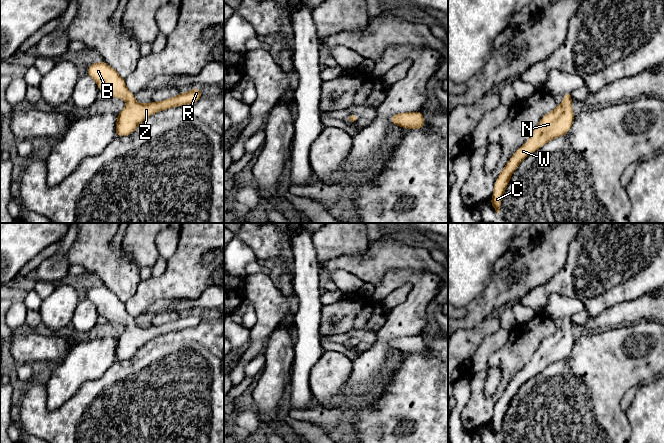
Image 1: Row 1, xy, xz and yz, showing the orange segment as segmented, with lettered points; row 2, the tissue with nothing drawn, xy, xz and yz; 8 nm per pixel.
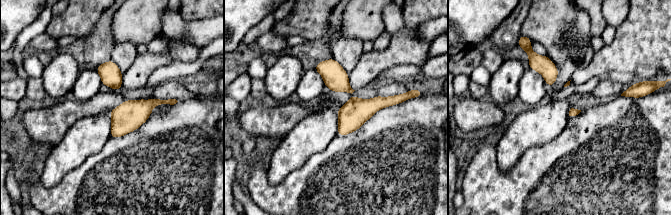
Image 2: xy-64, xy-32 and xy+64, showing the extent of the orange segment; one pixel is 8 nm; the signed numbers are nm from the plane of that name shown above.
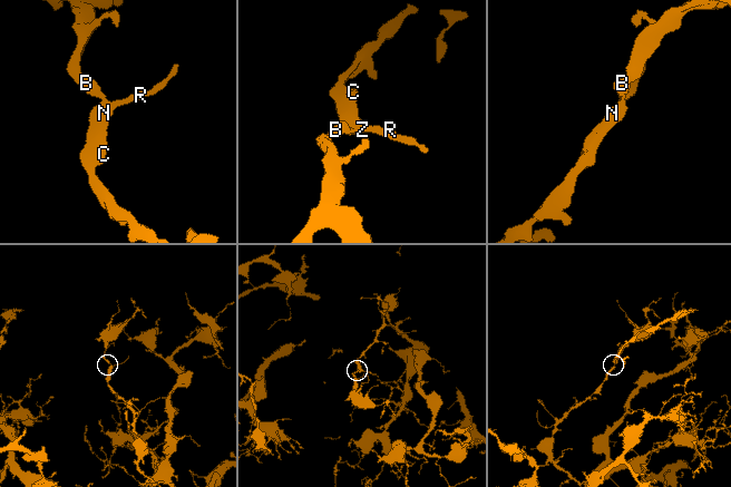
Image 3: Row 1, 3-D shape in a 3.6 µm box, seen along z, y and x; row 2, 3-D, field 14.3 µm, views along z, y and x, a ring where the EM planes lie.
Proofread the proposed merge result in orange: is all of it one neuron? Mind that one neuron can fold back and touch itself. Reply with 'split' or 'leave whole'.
leave whole

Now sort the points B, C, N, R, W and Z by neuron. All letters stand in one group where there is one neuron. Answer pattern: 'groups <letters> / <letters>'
groups B C N R W Z

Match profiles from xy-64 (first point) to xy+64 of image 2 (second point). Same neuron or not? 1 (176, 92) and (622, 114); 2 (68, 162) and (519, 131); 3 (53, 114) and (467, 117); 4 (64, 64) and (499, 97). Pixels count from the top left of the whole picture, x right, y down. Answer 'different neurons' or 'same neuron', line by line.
1: different neurons
2: same neuron
3: same neuron
4: same neuron

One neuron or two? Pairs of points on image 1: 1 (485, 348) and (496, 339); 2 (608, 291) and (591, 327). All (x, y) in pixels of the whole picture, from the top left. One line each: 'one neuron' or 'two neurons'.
1: one neuron
2: two neurons

